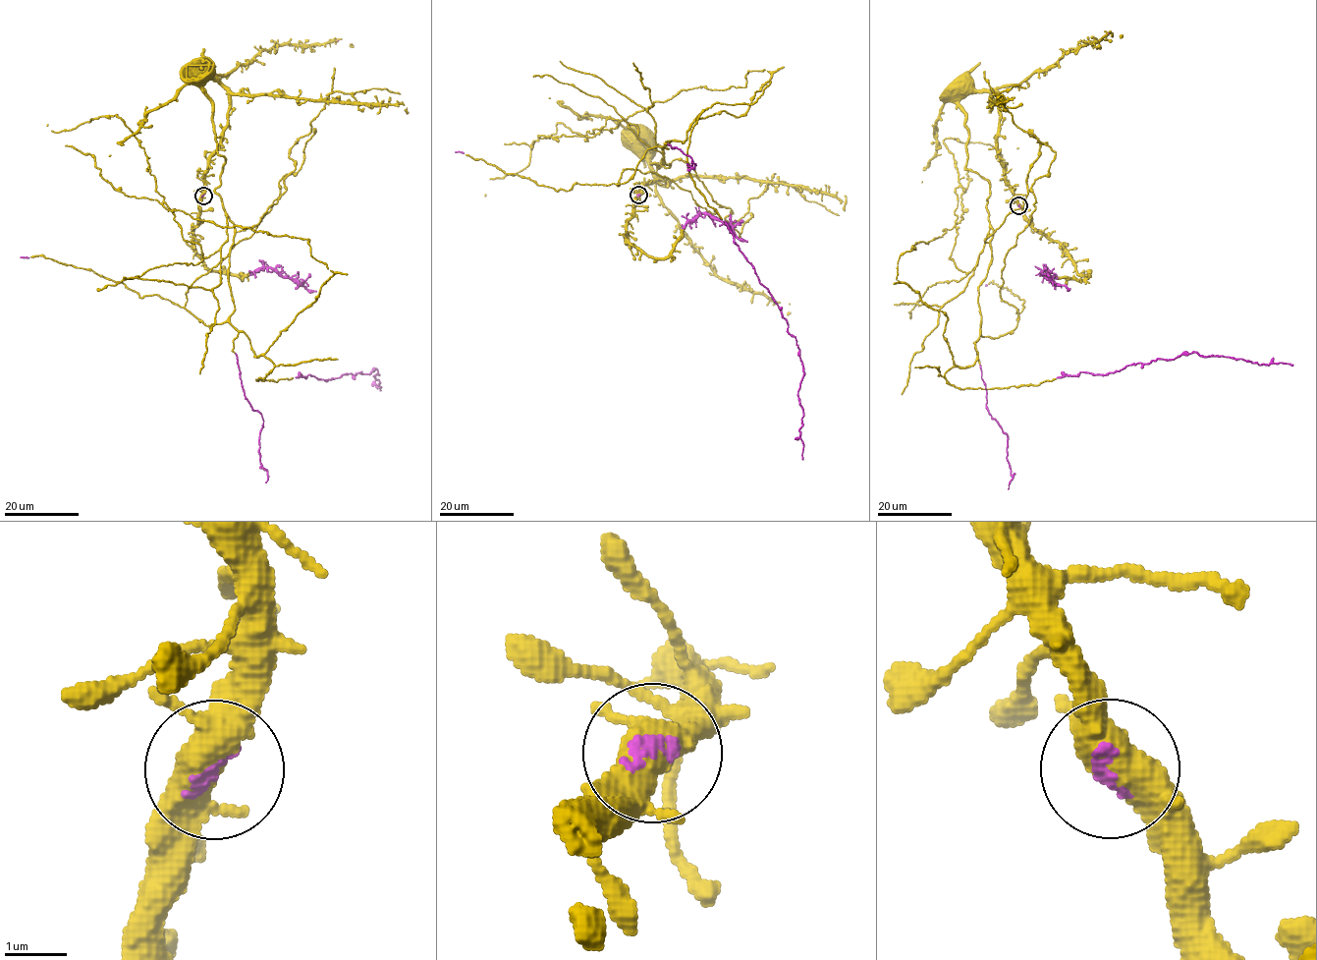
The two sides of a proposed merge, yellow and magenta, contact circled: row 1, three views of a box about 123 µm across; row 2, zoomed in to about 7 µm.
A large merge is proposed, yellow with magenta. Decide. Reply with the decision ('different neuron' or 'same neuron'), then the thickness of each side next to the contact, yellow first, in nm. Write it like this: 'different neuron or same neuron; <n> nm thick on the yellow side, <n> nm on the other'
same neuron; 440 nm thick on the yellow side, 140 nm on the other

